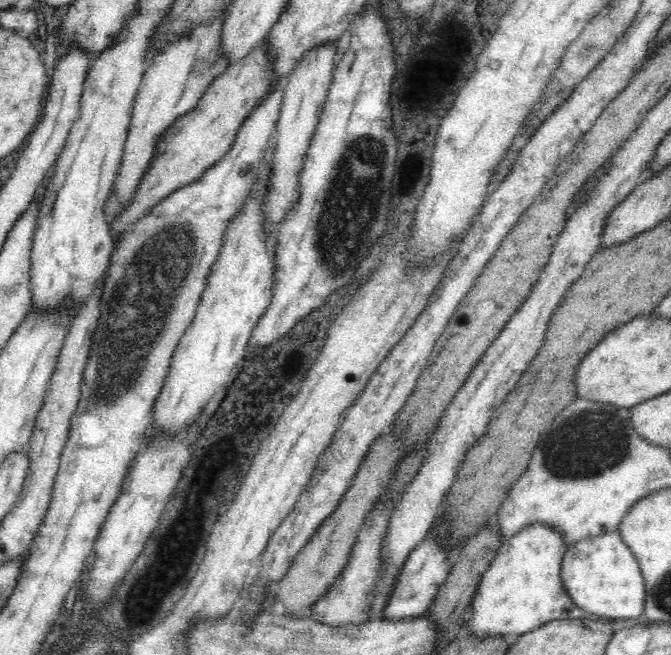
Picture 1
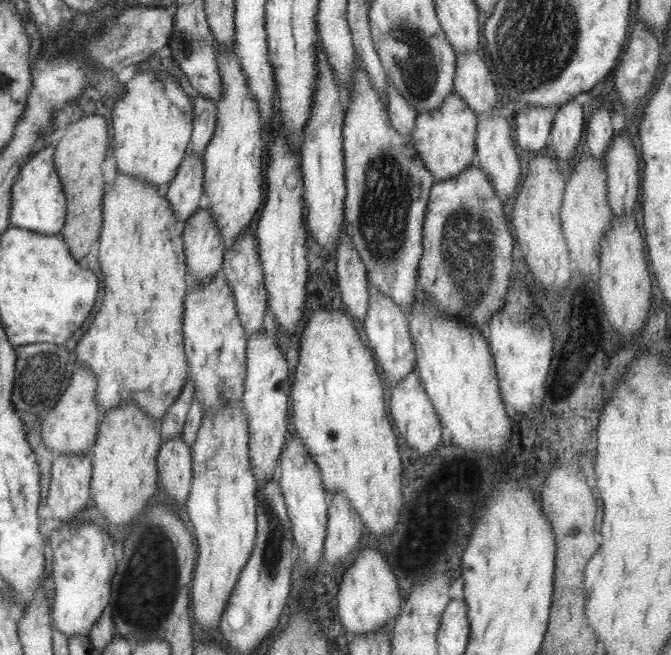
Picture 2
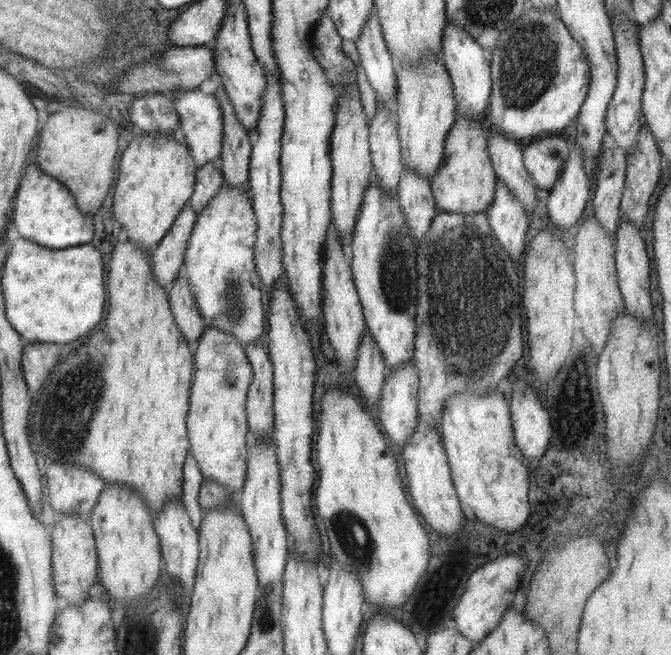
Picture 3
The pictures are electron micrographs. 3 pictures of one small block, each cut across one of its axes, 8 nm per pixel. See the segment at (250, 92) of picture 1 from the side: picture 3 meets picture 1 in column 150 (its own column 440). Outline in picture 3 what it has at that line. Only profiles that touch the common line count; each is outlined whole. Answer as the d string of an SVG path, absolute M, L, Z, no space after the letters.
M456 117L444 138L441 162L430 178L429 184L436 202L442 211L458 213L485 212L494 193L495 173L486 148L484 120Z

